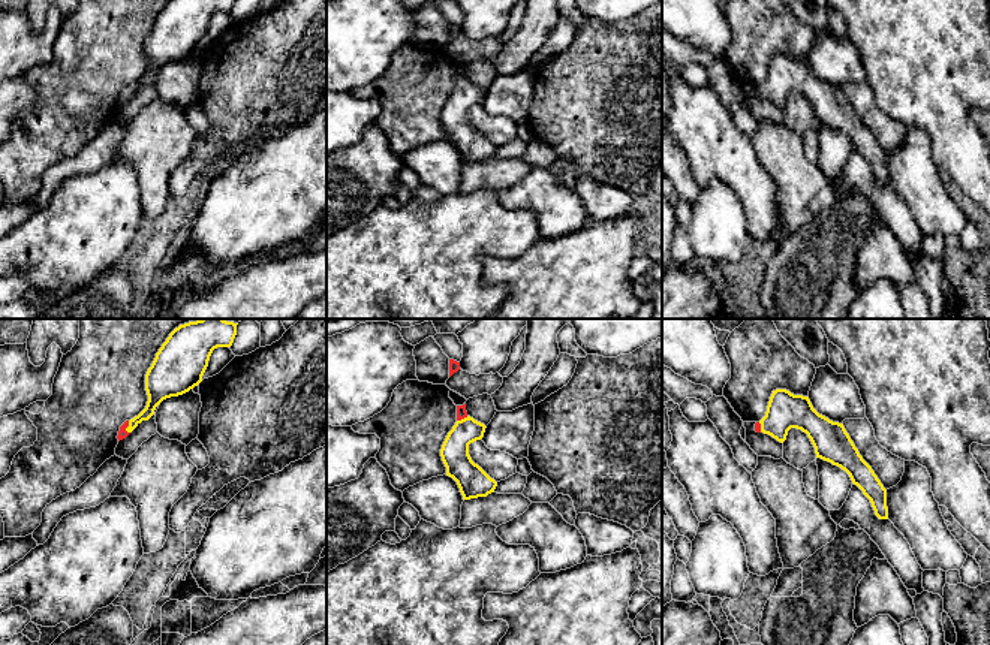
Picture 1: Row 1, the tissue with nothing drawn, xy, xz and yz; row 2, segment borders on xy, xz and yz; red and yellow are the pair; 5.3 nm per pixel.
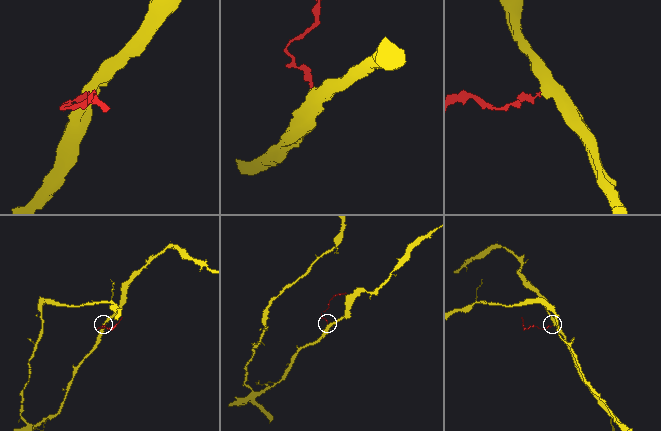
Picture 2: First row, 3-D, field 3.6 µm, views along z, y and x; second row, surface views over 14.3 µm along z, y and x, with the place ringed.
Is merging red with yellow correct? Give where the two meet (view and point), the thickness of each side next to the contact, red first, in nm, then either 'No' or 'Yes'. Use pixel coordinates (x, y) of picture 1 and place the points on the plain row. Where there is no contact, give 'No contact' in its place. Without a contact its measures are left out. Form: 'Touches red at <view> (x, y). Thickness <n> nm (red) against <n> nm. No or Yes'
Touches red at xy (128, 90). Thickness 50 nm (red) against 130 nm. Yes

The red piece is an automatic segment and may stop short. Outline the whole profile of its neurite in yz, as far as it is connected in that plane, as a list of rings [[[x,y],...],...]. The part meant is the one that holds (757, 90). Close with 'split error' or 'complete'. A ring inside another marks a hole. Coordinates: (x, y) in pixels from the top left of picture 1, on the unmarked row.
[[[776,54],[770,61],[765,81],[755,88],[755,96],[783,108],[791,93],[806,97],[816,123],[845,135],[852,148],[870,165],[875,180],[879,184],[888,184],[887,154],[860,120],[843,88],[819,79],[809,61]]] | split error

